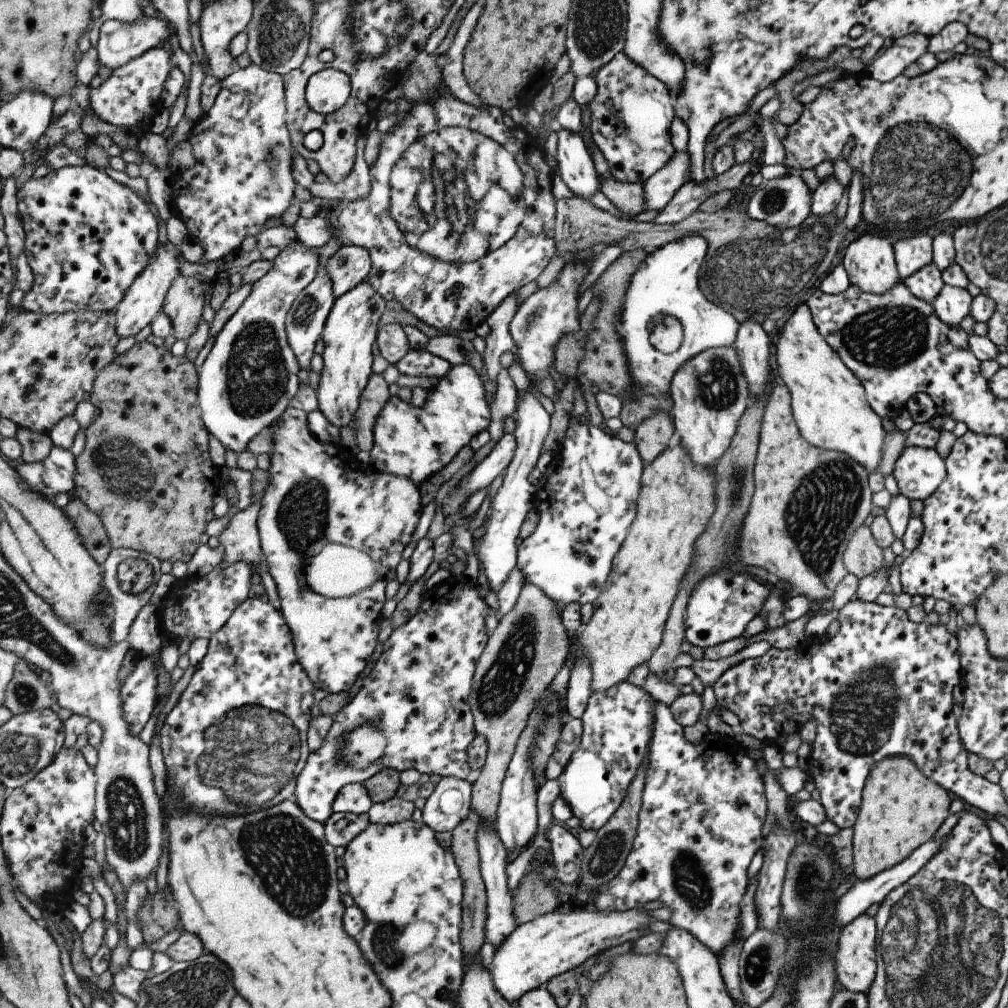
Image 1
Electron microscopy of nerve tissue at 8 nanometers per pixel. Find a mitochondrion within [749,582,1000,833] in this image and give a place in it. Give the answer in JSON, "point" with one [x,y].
{"point":[863,713]}

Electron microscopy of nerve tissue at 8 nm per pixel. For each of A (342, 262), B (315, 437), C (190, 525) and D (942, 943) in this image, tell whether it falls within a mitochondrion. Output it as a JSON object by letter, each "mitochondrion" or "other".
{"A":"mitochondrion","B":"other","C":"other","D":"mitochondrion"}

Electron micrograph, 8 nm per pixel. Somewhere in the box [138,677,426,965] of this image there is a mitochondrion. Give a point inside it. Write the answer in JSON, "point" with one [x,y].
{"point":[254,753]}

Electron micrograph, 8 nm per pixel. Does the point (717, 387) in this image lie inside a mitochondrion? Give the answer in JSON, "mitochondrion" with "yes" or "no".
{"mitochondrion":"yes"}

